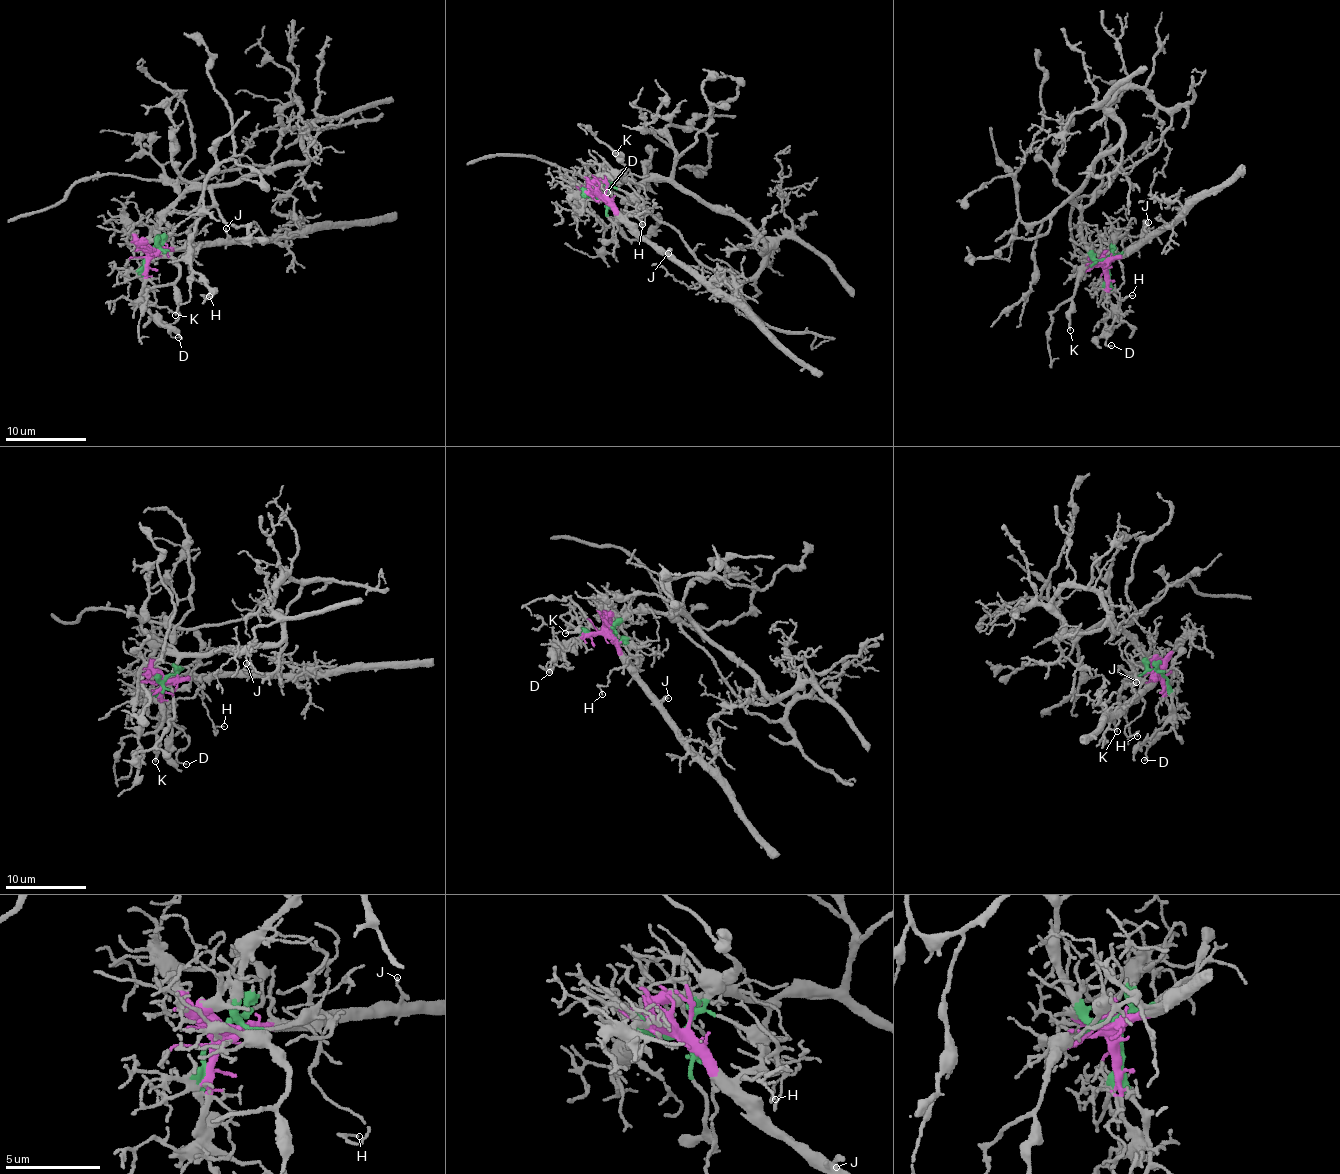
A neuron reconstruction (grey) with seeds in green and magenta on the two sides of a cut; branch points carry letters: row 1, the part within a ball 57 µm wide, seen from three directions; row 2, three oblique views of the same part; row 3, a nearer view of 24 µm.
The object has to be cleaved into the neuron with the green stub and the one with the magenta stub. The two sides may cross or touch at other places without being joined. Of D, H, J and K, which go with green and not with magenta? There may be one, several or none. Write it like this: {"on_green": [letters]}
{"on_green": ["K"]}

